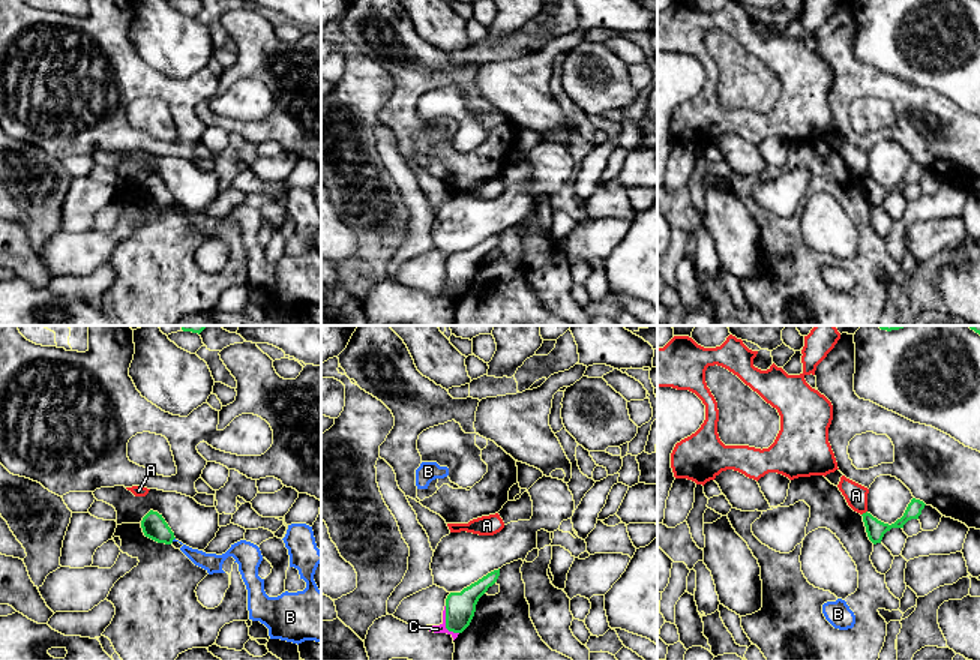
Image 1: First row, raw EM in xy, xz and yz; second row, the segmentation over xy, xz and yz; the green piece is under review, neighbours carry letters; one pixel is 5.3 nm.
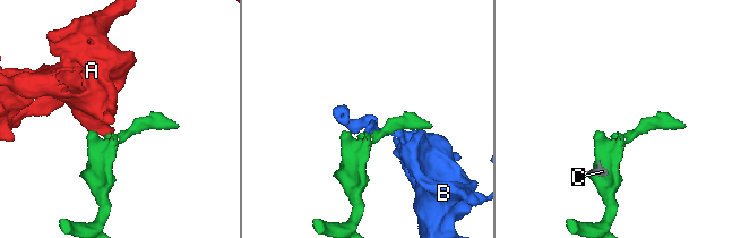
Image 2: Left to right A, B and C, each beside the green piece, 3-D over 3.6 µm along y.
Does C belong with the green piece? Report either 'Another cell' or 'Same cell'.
Another cell

